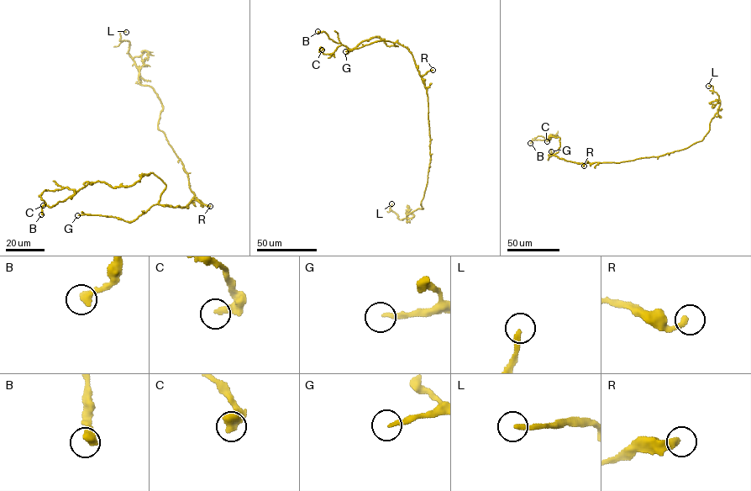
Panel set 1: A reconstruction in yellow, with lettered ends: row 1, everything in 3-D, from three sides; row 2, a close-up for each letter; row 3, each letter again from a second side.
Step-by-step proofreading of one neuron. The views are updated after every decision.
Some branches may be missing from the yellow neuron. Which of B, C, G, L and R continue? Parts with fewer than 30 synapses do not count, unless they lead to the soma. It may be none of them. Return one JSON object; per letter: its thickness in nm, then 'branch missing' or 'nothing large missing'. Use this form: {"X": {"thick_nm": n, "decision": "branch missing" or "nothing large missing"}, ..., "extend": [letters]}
{"B": {"thick_nm": 400, "decision": "nothing large missing"}, "C": {"thick_nm": 280, "decision": "nothing large missing"}, "G": {"thick_nm": 200, "decision": "branch missing"}, "L": {"thick_nm": 240, "decision": "branch missing"}, "R": {"thick_nm": 320, "decision": "nothing large missing"}, "extend": ["G", "L"]}

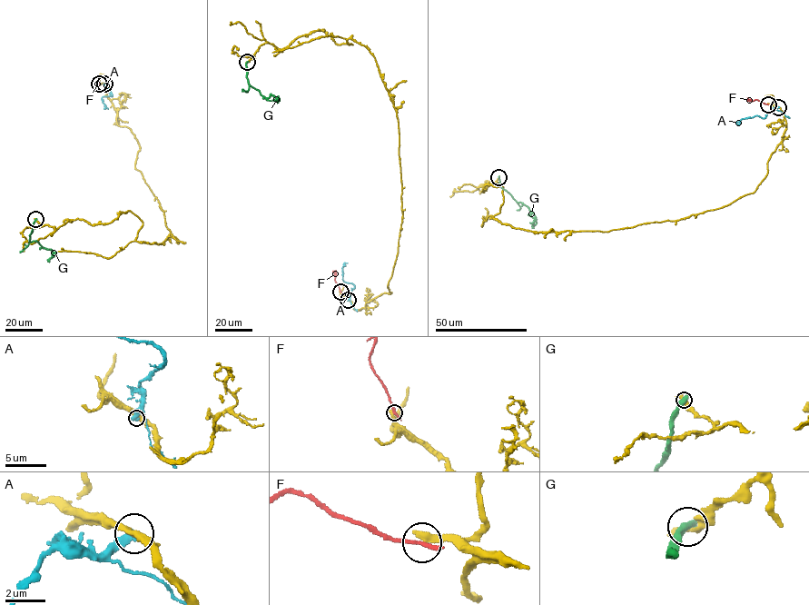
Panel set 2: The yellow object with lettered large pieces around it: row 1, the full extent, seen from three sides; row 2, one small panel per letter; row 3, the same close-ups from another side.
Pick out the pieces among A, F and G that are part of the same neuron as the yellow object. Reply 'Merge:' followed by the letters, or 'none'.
Merge: none

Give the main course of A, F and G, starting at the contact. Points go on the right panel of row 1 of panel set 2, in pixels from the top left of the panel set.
A: (778, 107), (770, 109), (764, 117), (755, 115), (741, 119), (736, 124)
F: (768, 104), (747, 98)
G: (498, 177), (500, 185), (528, 208), (529, 214), (535, 220), (534, 228)

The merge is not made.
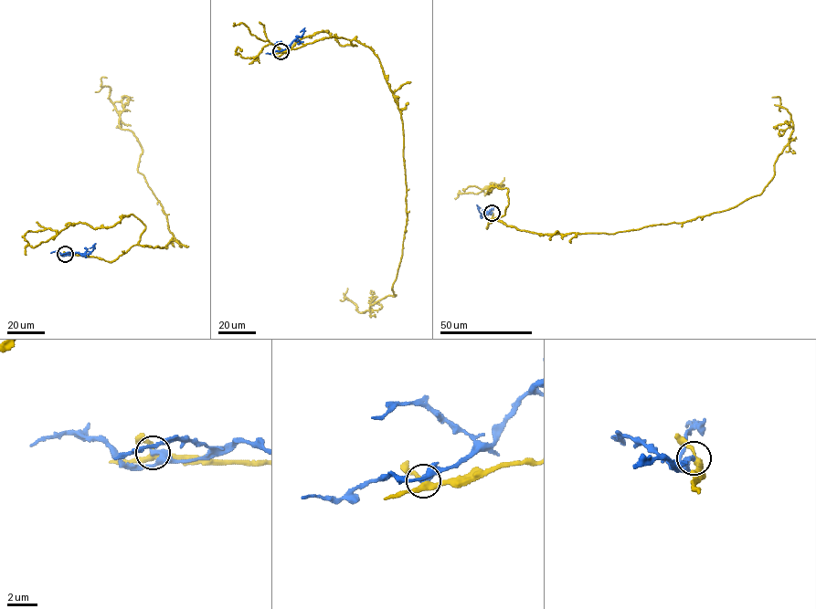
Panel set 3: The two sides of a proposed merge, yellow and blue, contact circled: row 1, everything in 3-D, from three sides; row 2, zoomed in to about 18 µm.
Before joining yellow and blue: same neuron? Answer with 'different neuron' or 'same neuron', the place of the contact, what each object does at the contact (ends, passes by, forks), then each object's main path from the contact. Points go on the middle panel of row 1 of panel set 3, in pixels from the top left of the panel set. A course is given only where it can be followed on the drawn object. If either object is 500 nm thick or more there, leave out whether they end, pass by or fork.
different neuron; place (280, 51); yellow forks; blue ends; course yellow (280, 51), (333, 36), (364, 44), (400, 112), (407, 218), (395, 296), (364, 312), (344, 298), (347, 288); course blue (280, 51), (301, 36), (304, 27)

